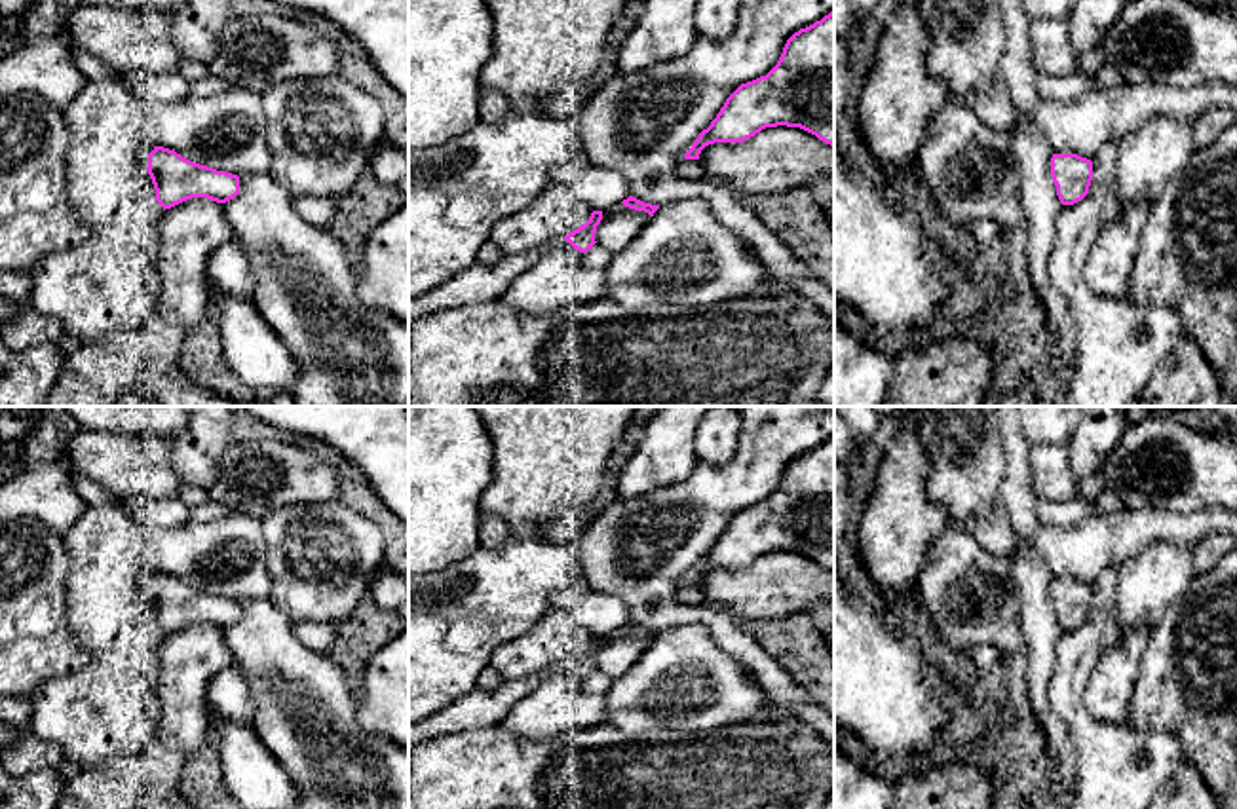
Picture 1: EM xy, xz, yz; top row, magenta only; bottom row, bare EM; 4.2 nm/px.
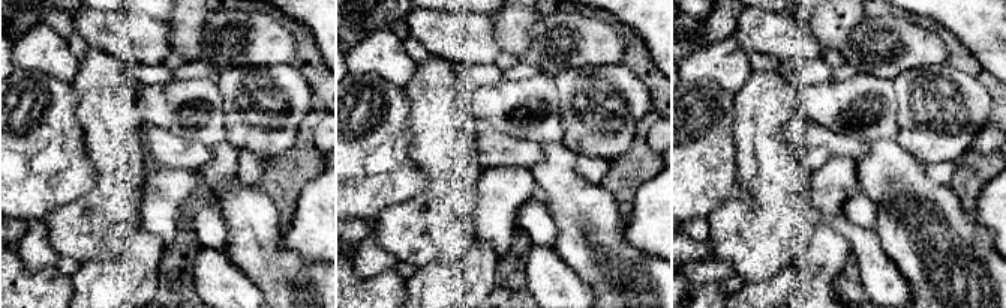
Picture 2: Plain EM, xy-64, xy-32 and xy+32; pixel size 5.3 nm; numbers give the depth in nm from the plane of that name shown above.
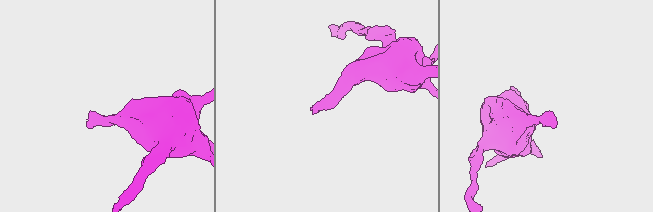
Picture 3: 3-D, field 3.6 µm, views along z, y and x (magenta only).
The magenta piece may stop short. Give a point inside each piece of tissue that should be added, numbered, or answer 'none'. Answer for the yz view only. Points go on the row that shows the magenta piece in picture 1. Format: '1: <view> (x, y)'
none

